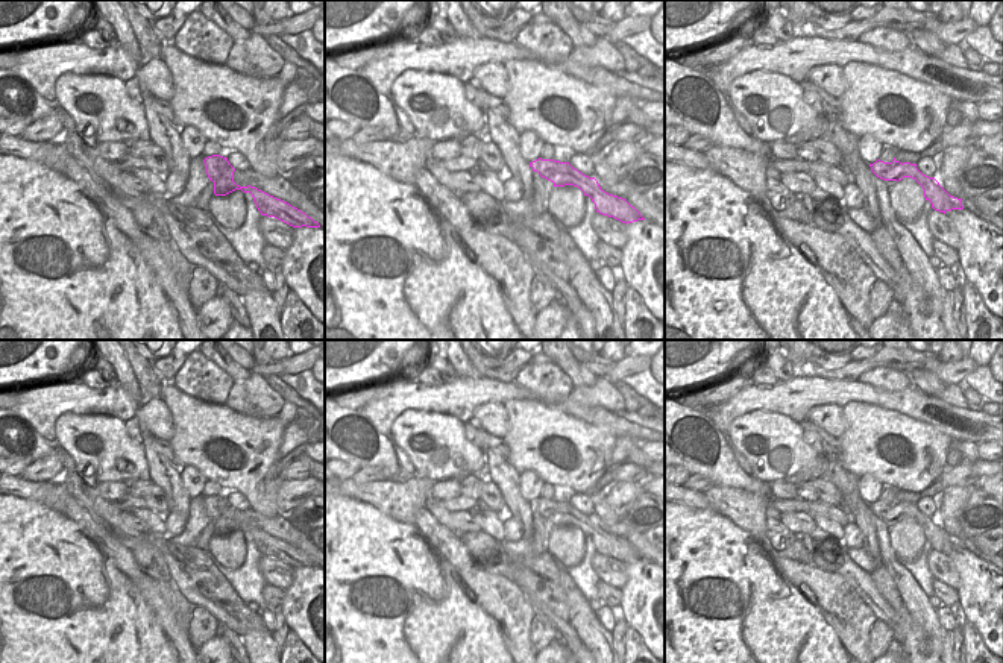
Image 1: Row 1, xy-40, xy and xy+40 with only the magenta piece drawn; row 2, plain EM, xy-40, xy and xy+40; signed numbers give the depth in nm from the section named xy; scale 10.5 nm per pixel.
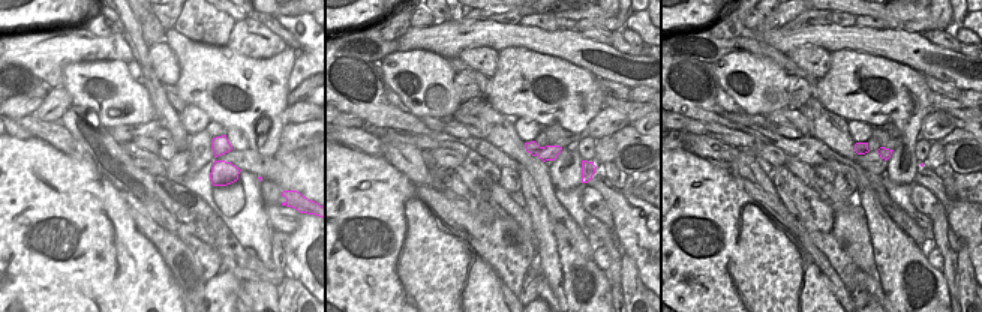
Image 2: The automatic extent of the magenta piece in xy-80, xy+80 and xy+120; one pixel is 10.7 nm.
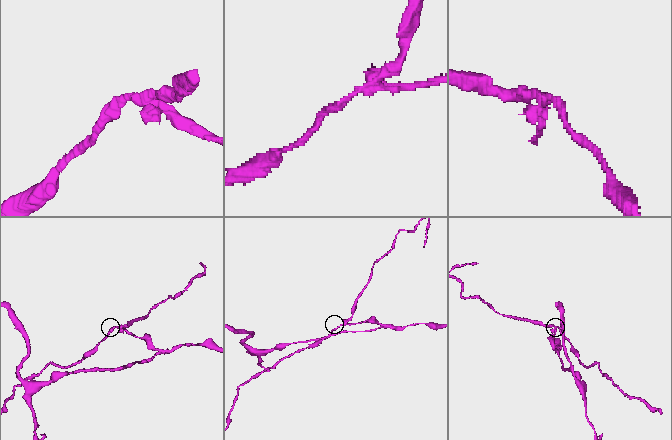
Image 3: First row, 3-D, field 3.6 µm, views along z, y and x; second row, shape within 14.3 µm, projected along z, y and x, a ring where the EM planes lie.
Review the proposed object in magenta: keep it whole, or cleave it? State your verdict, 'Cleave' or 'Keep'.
Cleave

